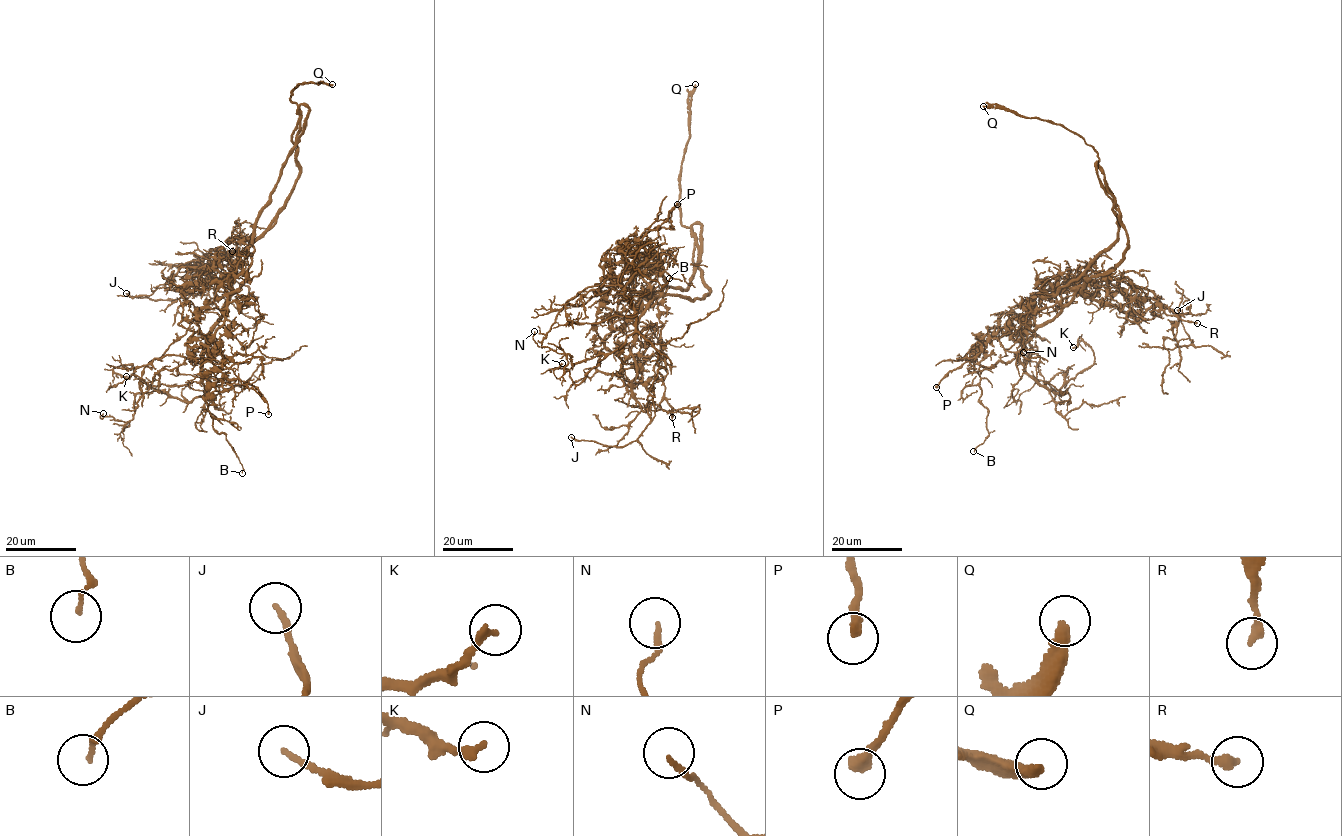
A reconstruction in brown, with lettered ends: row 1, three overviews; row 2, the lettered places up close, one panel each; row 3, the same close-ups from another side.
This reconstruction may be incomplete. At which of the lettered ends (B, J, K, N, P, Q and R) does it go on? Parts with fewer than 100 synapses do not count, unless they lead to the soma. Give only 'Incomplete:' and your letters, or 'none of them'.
Incomplete: Q

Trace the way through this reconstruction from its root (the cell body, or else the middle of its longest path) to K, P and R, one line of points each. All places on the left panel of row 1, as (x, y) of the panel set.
K: (243, 253), (202, 357), (205, 394), (180, 401), (137, 379), (132, 364), (113, 370), (126, 376)
P: (243, 253), (252, 246), (248, 277), (228, 296), (225, 319), (208, 353), (229, 379), (256, 388), (268, 414)
R: (243, 253), (251, 241), (244, 235), (238, 238), (236, 251), (223, 251), (229, 257), (232, 251)

